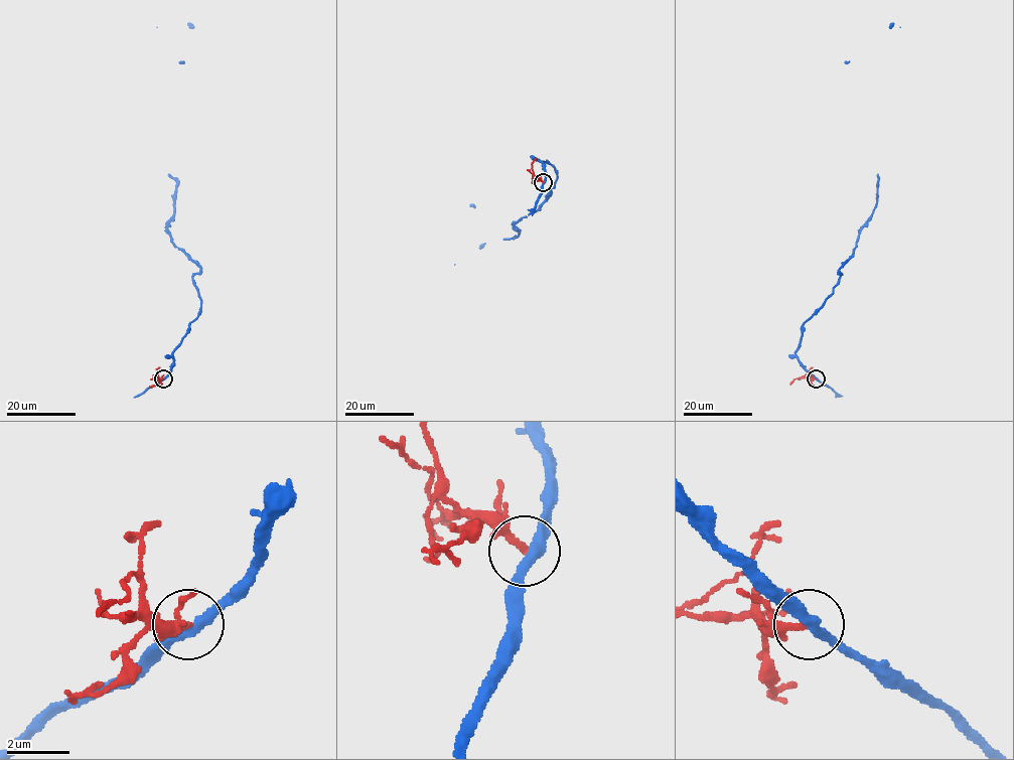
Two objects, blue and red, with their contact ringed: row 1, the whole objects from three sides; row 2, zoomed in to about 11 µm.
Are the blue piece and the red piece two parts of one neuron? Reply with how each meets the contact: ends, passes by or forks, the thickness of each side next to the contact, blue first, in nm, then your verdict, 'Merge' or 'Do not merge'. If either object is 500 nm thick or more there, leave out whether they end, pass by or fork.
At the ring blue passes by. At the ring red ends. Thickness 320 nm (blue) against 220 nm. Do not merge

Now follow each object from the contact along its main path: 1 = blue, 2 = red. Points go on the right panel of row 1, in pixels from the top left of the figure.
1: (816, 378), (795, 354), (802, 325), (833, 292), (839, 271), (877, 201), (893, 22)
2: (816, 378), (794, 378), (789, 385)

